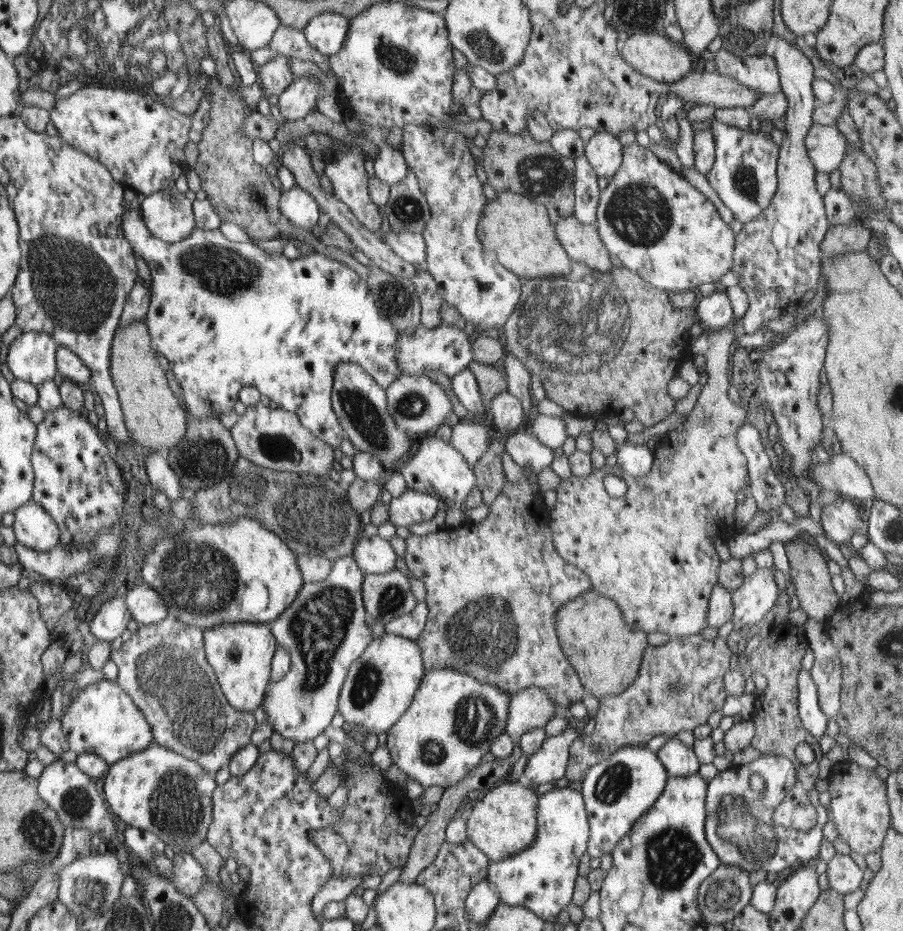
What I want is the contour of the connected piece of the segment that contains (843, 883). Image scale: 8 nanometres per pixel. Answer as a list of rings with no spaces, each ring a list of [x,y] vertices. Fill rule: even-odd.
[[[836,853],[827,863],[826,872],[830,889],[847,895],[856,892],[862,886],[863,871],[850,858],[850,855]]]

